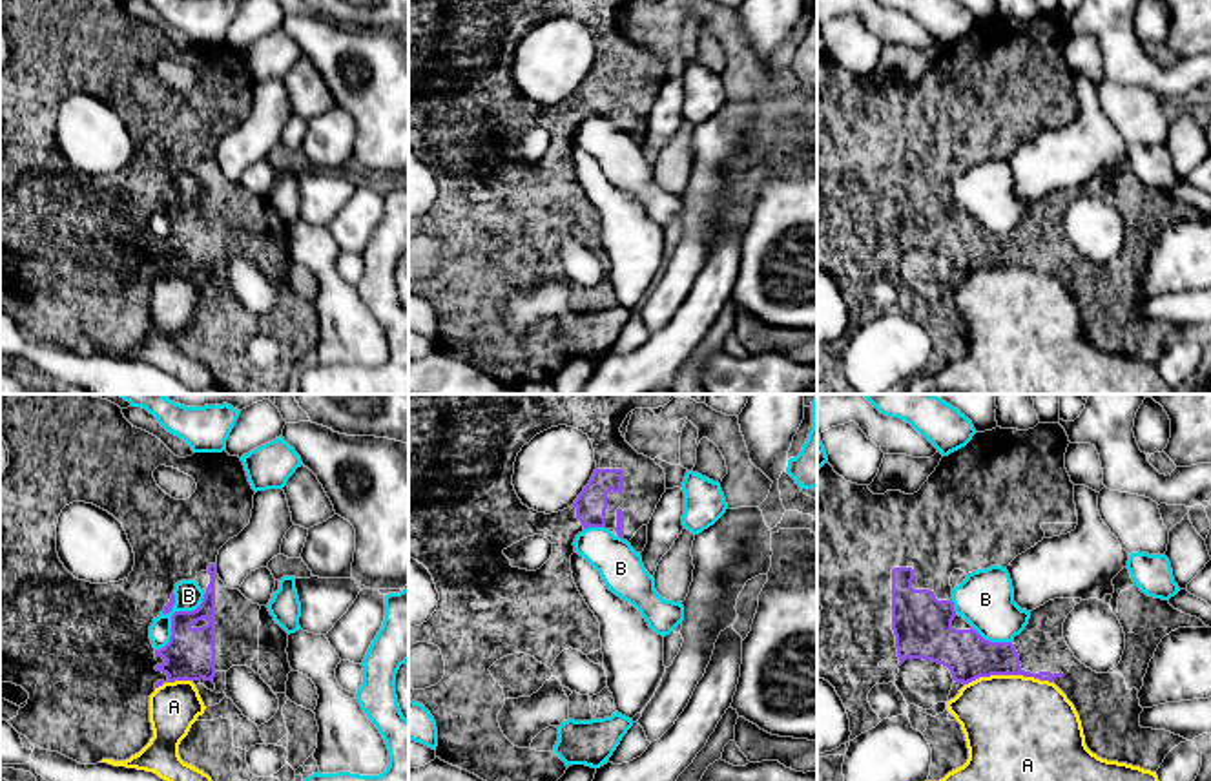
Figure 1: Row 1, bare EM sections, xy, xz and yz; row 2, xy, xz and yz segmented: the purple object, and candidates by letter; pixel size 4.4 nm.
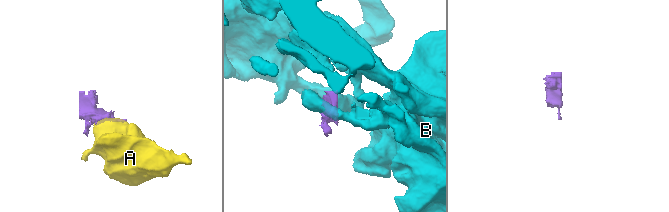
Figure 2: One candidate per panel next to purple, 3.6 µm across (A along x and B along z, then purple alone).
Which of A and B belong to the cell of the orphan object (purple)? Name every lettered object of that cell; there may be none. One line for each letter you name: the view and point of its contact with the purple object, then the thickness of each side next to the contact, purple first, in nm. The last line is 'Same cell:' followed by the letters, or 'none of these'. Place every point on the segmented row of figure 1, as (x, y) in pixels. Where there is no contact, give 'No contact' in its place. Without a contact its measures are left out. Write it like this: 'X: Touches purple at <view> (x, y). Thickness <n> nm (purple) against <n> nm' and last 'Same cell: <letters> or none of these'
Same cell: none of these

